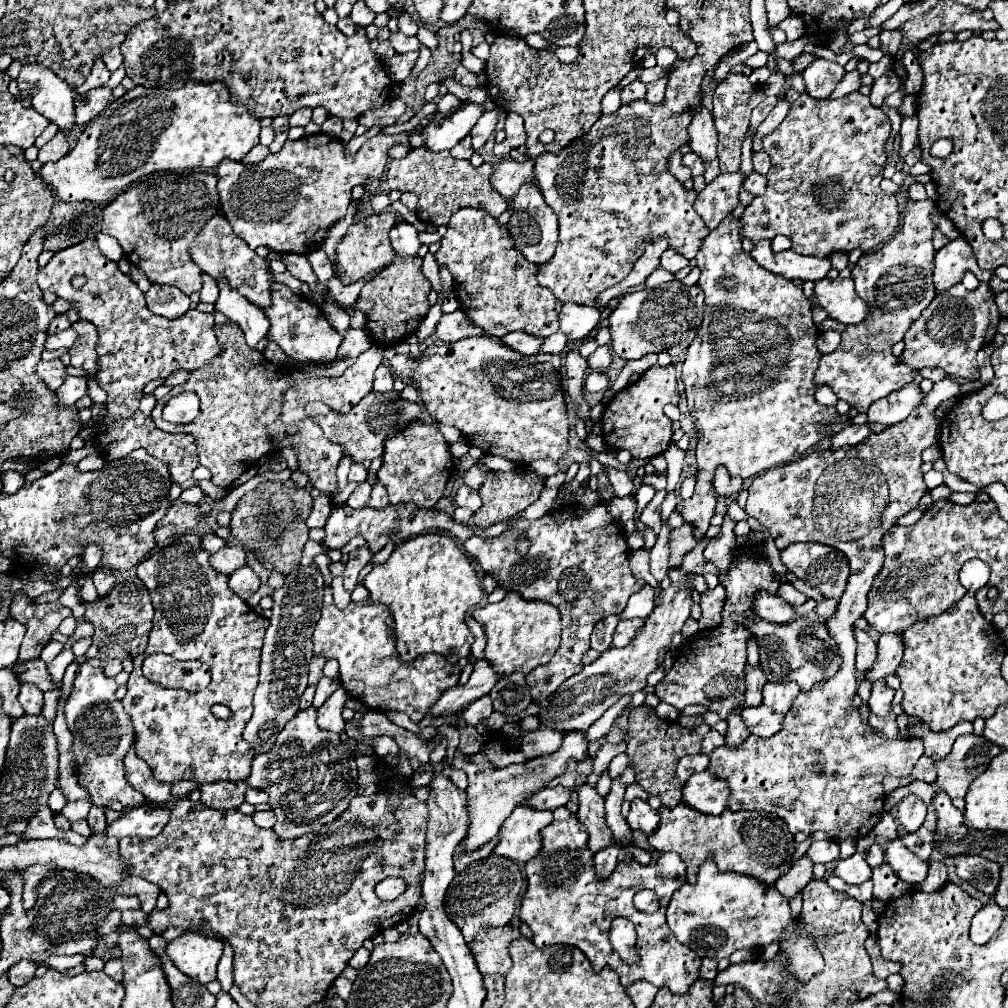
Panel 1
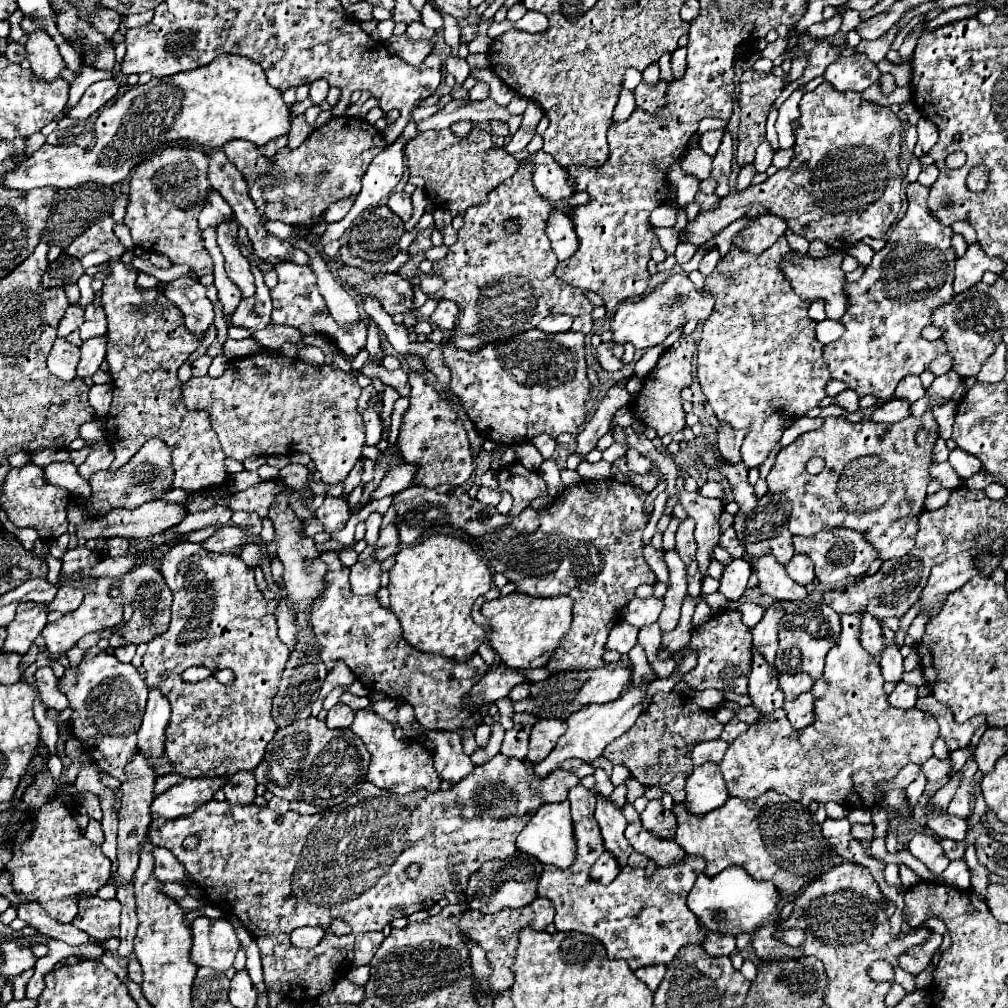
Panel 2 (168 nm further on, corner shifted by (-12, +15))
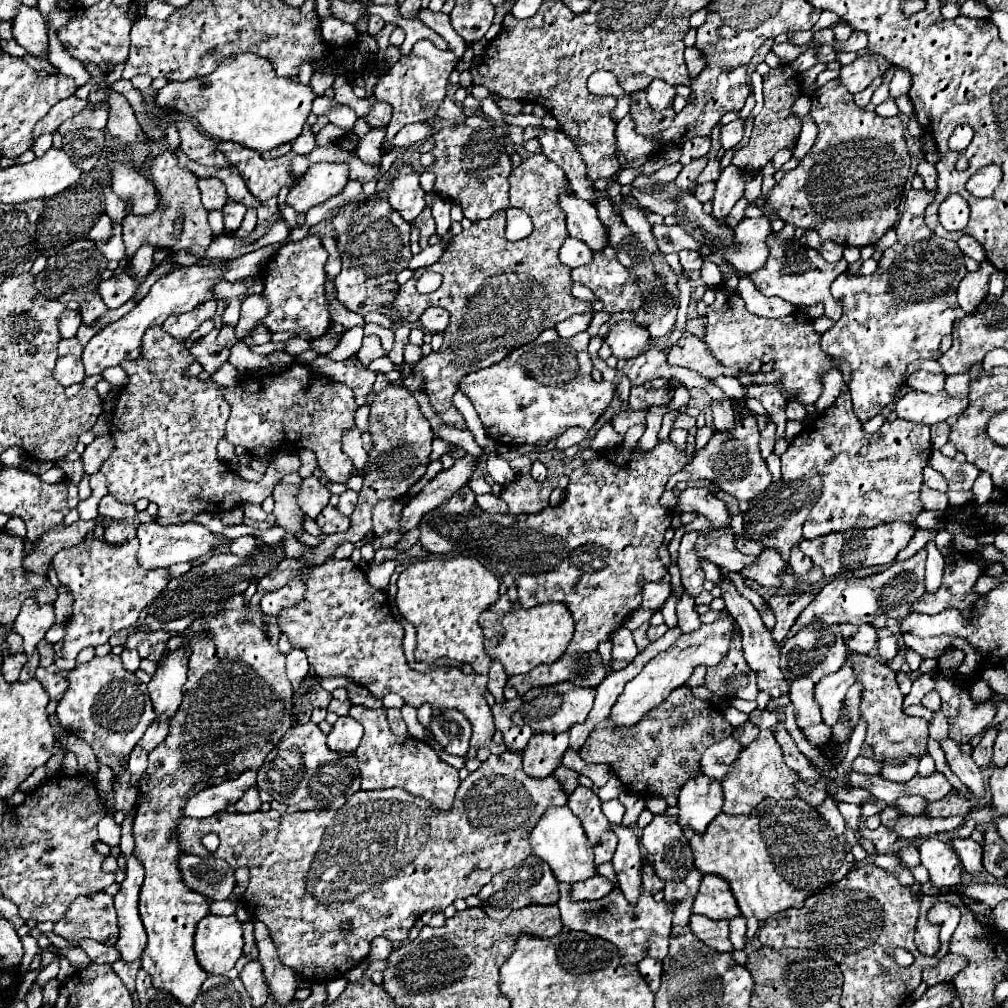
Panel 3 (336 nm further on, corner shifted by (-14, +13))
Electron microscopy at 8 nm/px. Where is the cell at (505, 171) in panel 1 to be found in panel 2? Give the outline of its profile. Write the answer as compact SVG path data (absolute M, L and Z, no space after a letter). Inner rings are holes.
M537 151L531 153L525 163L531 165L531 179L535 189L551 199L551 201L559 201L563 197L571 197L573 195L573 187L567 183L567 173L561 165L557 165L557 161L553 161L553 157L545 151Z

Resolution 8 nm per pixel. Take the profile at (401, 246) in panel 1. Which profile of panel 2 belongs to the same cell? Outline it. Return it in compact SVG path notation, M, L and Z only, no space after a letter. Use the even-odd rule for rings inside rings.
M403 191L393 193L393 195L389 197L387 205L389 205L389 209L391 209L393 213L397 213L397 215L399 215L403 221L409 221L409 219L411 219L411 215L413 215L411 197L409 197L407 193L403 193Z

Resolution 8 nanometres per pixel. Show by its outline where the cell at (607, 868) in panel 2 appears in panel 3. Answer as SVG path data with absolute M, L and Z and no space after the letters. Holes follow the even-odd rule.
M597 875L595 879L587 879L587 881L579 881L571 885L571 901L595 901L601 899L605 895L611 893L611 883Z

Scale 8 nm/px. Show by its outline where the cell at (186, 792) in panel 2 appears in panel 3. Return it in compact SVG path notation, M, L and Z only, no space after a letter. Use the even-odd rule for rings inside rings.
M245 771L233 781L201 791L201 795L195 795L187 801L187 805L183 807L183 815L193 819L205 819L215 813L221 813L229 805L235 805L251 787L257 787L257 771Z

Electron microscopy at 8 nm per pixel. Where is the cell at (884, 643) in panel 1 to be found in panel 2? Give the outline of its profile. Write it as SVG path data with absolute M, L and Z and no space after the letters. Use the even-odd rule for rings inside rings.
M961 553L961 557L953 557L935 565L931 569L927 585L919 595L921 601L919 613L925 613L929 619L935 617L941 611L943 603L947 601L947 595L951 591L961 589L961 585L965 585L977 573L979 571L973 567L973 559L969 557L969 553Z

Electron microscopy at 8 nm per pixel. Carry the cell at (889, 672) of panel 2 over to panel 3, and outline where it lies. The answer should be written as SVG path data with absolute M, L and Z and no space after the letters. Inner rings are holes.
M877 629L877 651L885 661L891 661L897 655L897 637L887 629Z

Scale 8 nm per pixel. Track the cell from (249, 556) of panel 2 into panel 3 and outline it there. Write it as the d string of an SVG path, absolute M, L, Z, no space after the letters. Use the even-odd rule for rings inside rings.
M243 535L243 537L231 541L231 553L235 553L235 555L251 553L253 547L255 547L255 537L253 535Z

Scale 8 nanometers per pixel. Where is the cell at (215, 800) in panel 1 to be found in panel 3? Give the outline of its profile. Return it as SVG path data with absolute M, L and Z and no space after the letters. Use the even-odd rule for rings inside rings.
M253 787L251 791L247 791L247 795L243 795L243 799L235 805L239 813L255 813L261 809L261 799L259 799L259 791Z

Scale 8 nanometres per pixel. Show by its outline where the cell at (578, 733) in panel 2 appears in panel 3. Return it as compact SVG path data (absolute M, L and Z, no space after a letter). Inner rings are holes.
M727 613L727 615L715 619L709 625L701 625L693 633L681 635L673 647L669 647L667 651L663 651L657 657L653 657L643 667L643 671L633 681L629 681L625 685L625 691L621 693L621 697L617 699L617 703L613 705L609 719L617 723L617 729L629 729L629 727L633 727L641 719L641 715L645 715L647 711L651 711L653 707L657 707L673 689L685 685L685 681L691 677L691 673L693 673L693 669L697 665L711 667L711 665L721 663L721 659L729 651L729 643L731 643L731 639L733 639L735 633L737 633L735 619Z

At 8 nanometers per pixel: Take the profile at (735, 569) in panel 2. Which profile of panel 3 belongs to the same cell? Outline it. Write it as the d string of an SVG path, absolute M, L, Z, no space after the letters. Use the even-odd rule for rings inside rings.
M773 547L765 549L765 553L757 561L759 565L753 565L743 571L745 577L753 577L763 587L779 587L779 575L789 571L789 563L781 557L781 553Z

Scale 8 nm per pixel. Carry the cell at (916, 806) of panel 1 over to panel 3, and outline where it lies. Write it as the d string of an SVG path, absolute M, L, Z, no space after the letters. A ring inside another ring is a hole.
M955 837L953 839L953 849L957 851L961 863L963 863L963 869L967 873L971 873L973 877L979 877L983 873L983 845L979 845L977 841L973 839L959 839Z

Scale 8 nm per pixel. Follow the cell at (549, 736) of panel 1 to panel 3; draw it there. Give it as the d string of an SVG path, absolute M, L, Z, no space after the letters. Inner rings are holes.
M569 733L563 735L533 735L523 749L523 771L529 777L549 777L563 759L569 747Z

